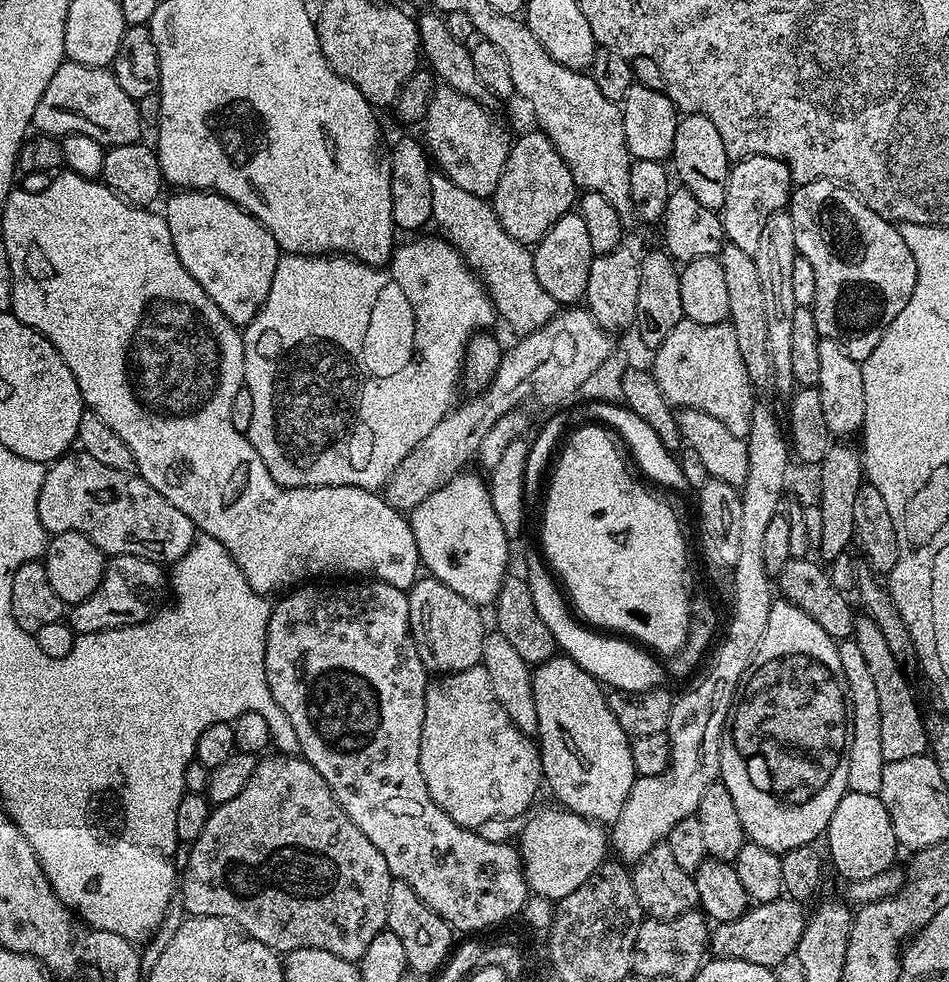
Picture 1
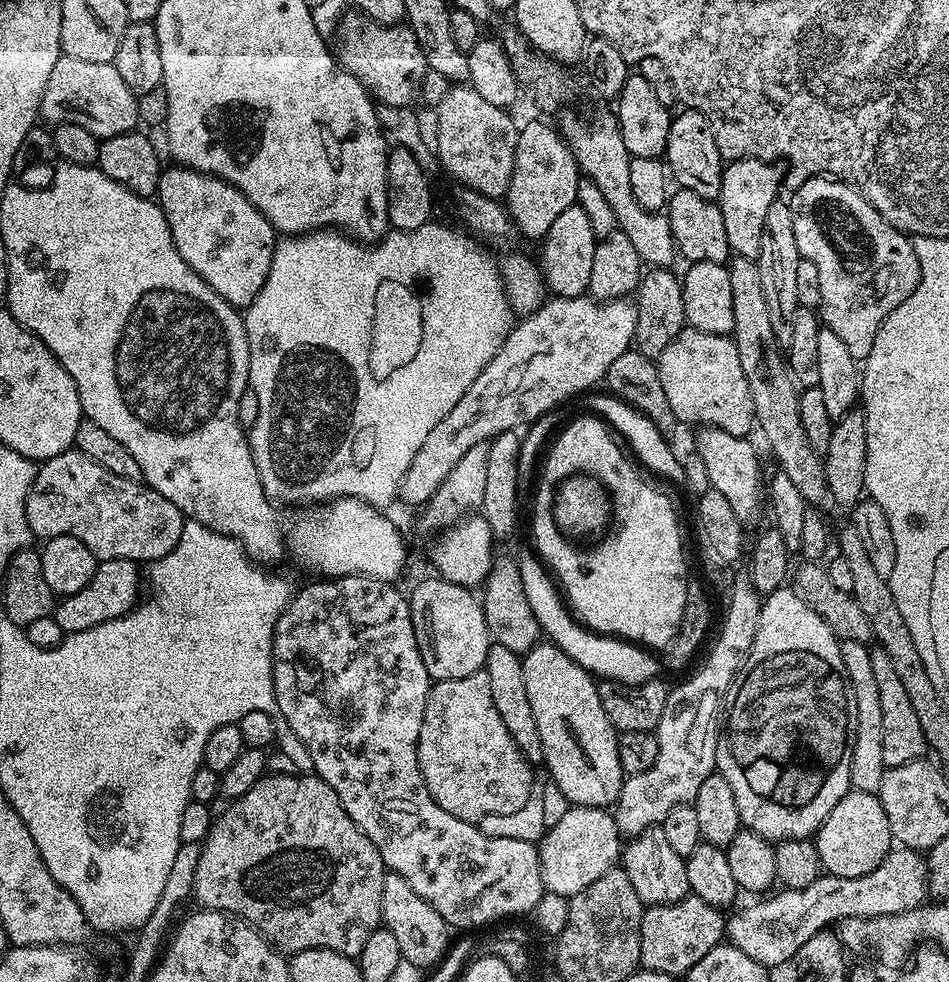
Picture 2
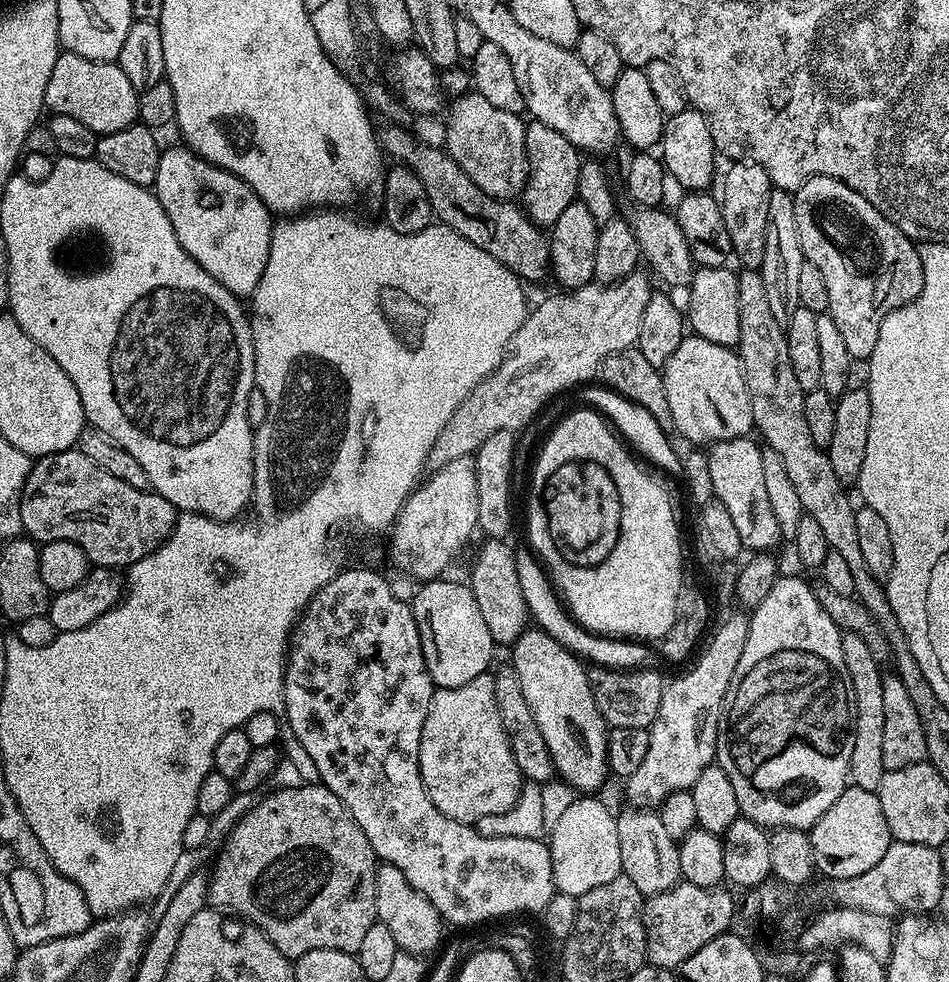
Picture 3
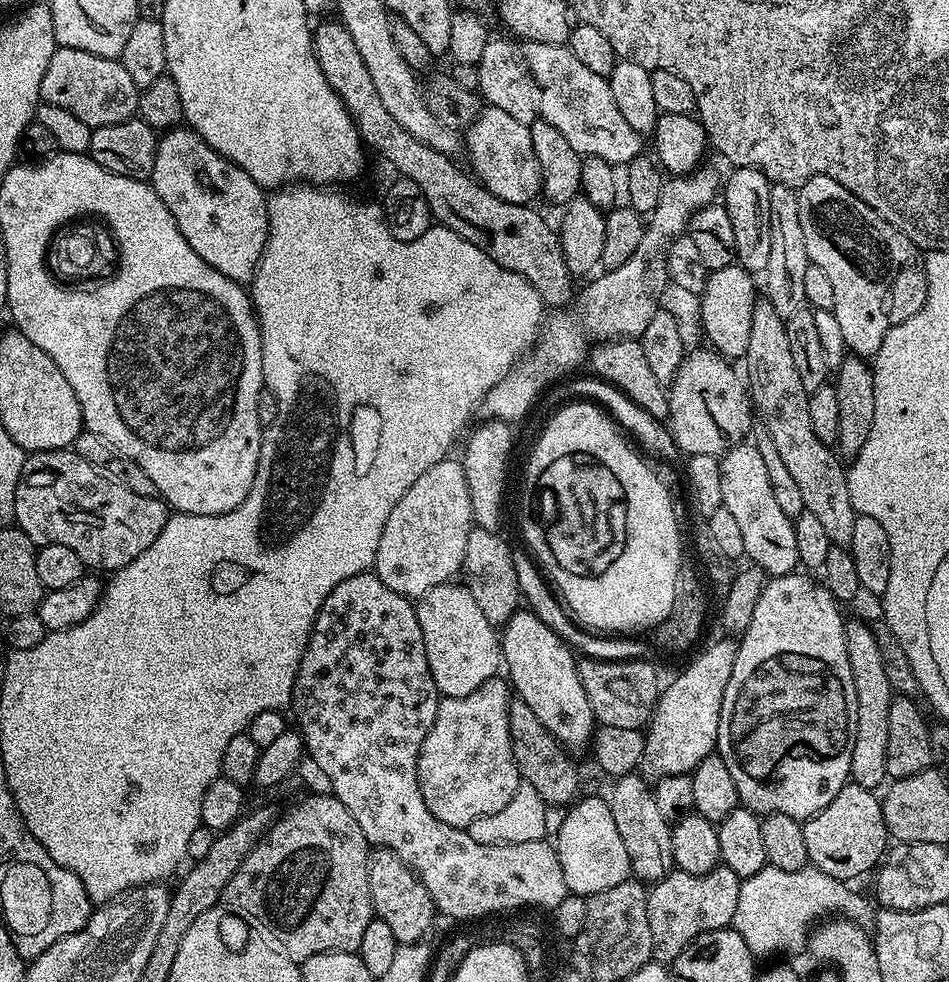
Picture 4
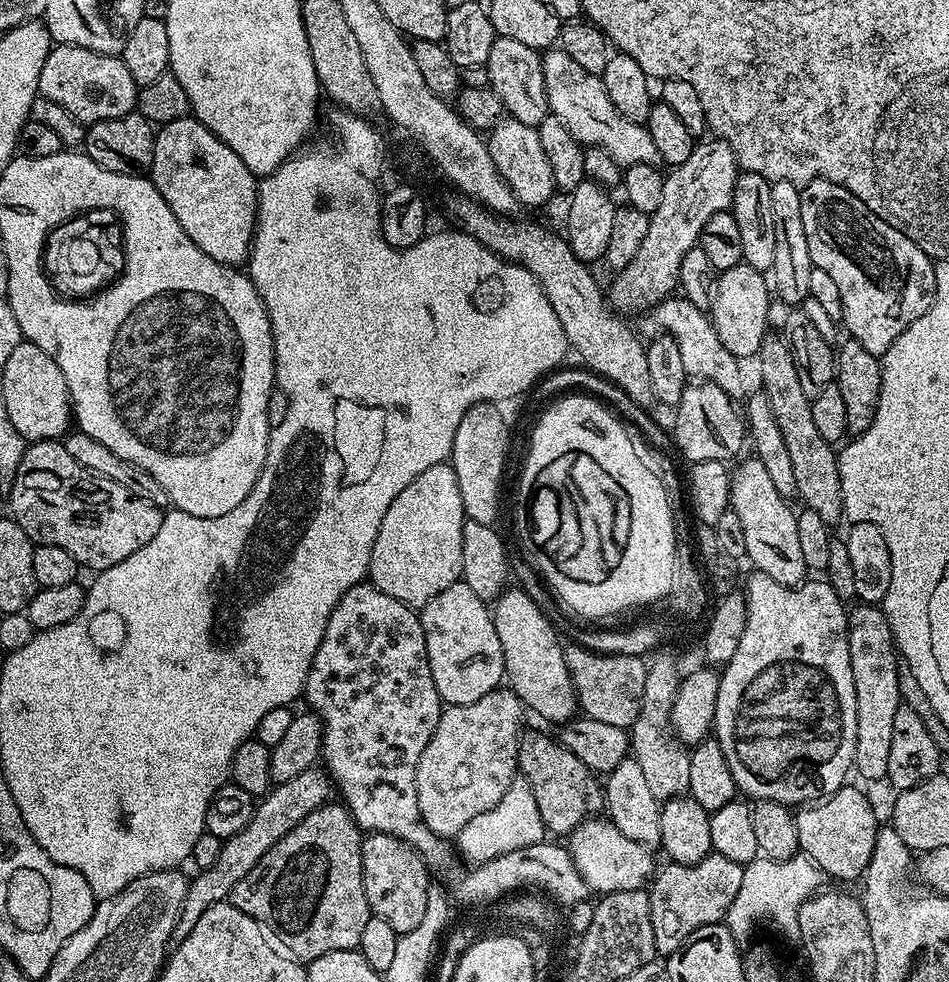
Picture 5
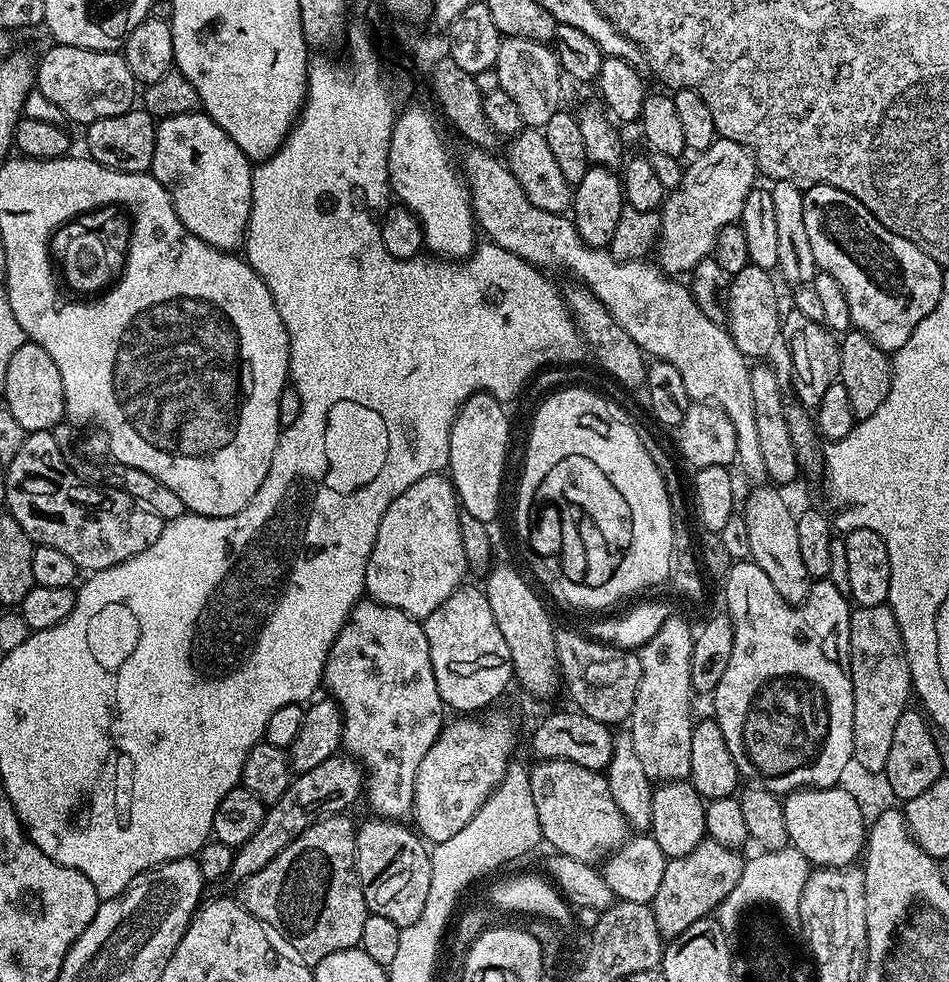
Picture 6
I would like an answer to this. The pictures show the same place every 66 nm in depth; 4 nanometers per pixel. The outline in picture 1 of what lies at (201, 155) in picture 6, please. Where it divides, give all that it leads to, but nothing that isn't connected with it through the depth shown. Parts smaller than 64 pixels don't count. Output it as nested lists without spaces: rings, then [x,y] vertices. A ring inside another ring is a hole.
[[[176,190],[171,194],[173,196],[168,201],[163,201],[162,215],[170,226],[170,238],[174,238],[178,262],[190,270],[194,282],[198,282],[198,286],[210,294],[214,306],[218,306],[218,310],[222,310],[232,324],[247,326],[266,302],[266,294],[270,294],[270,282],[274,282],[274,270],[282,255],[278,242],[274,242],[274,234],[270,234],[270,230],[266,230],[258,218],[216,192]]]

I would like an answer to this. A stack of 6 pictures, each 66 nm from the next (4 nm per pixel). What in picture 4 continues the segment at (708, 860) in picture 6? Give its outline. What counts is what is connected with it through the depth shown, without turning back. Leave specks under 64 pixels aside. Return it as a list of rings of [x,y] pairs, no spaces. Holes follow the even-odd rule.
[[[718,866],[706,874],[686,874],[679,870],[673,870],[661,880],[655,881],[648,888],[646,898],[646,918],[650,918],[650,942],[652,954],[657,961],[671,962],[698,938],[698,934],[706,934],[710,930],[729,927],[734,918],[734,910],[738,910],[738,890],[740,889],[740,876],[734,874],[734,870]]]

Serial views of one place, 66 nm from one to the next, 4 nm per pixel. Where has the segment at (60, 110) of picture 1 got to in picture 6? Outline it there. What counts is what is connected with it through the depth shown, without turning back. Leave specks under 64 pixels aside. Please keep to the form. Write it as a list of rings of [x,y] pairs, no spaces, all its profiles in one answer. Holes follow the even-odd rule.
[[[53,43],[51,47],[52,49],[35,65],[34,84],[39,92],[46,94],[46,98],[50,98],[50,102],[54,102],[54,106],[58,106],[58,110],[64,112],[69,121],[73,120],[76,124],[87,126],[102,118],[114,118],[114,114],[129,112],[137,103],[138,82],[130,74],[130,66],[126,66],[124,57],[119,51],[99,52],[58,43]]]

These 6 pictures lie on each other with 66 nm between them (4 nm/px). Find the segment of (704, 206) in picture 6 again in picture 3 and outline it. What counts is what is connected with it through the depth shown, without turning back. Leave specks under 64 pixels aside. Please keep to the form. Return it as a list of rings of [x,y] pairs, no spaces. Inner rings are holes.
[[[637,270],[630,273],[626,278],[617,280],[614,284],[601,284],[599,282],[593,282],[582,286],[581,288],[574,288],[571,290],[560,290],[557,291],[557,296],[548,296],[540,305],[533,307],[529,311],[527,318],[524,320],[524,324],[518,329],[514,334],[511,345],[504,357],[504,360],[498,367],[492,371],[488,377],[482,381],[480,385],[470,393],[464,401],[458,406],[458,410],[454,410],[454,414],[450,418],[450,422],[446,422],[446,426],[442,426],[442,434],[438,434],[438,438],[434,442],[434,446],[430,450],[428,455],[427,467],[429,469],[435,470],[446,466],[446,462],[454,462],[454,458],[462,458],[463,456],[472,456],[479,448],[482,446],[482,442],[486,442],[486,438],[490,438],[490,434],[498,434],[498,430],[506,430],[507,432],[516,432],[521,430],[533,423],[536,417],[540,415],[542,409],[549,402],[557,399],[561,394],[568,394],[568,392],[573,388],[573,390],[579,389],[581,386],[587,385],[588,380],[591,376],[595,377],[600,371],[602,362],[606,362],[606,358],[610,358],[614,354],[618,354],[622,350],[627,348],[636,347],[636,339],[638,338],[638,329],[642,326],[642,313],[646,310],[646,302],[650,302],[650,298],[654,294],[654,288],[652,288],[653,281],[642,274],[643,271]]]

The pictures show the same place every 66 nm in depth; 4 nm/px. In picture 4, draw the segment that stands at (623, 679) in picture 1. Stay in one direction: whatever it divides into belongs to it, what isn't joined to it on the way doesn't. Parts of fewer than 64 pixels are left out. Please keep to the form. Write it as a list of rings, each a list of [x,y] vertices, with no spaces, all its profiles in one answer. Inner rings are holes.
[[[520,548],[513,549],[512,557],[514,558],[514,570],[518,577],[521,597],[525,600],[527,607],[541,618],[542,622],[545,622],[546,625],[563,637],[569,647],[578,652],[580,650],[581,655],[595,660],[634,660],[647,655],[645,644],[636,641],[636,638],[605,636],[582,629],[569,616],[561,601],[555,596],[553,589],[549,586],[547,579],[543,576],[535,561],[523,549],[520,551]]]

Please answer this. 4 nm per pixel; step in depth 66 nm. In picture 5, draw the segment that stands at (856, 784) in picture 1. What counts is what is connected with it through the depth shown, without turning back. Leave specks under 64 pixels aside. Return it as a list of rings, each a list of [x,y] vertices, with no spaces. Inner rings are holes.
[[[874,604],[855,605],[856,609],[848,612],[848,649],[850,650],[850,670],[854,674],[854,694],[856,695],[856,717],[858,718],[858,734],[856,735],[855,771],[860,771],[864,780],[883,781],[888,775],[890,766],[890,737],[894,727],[894,714],[902,707],[898,690],[898,663],[896,641],[892,639],[892,631],[888,619],[884,617],[883,607]]]

